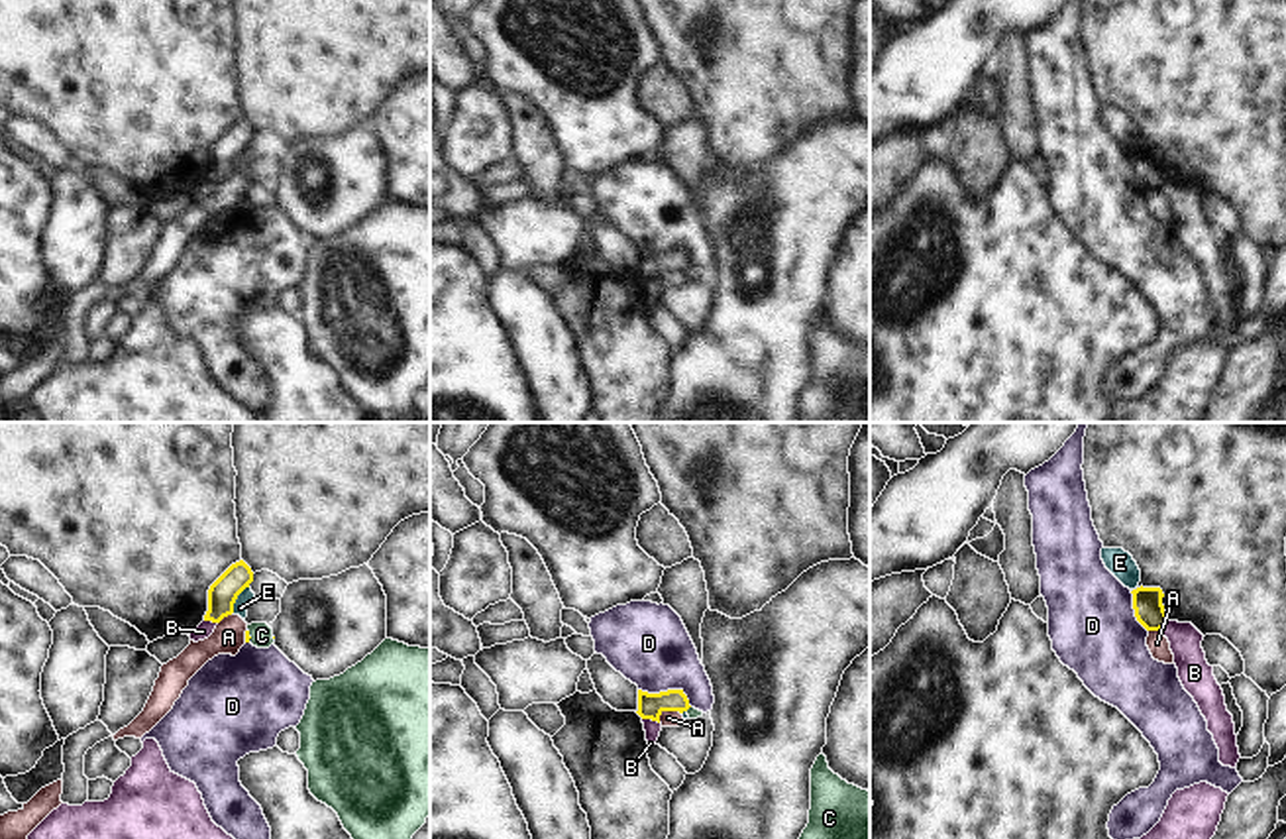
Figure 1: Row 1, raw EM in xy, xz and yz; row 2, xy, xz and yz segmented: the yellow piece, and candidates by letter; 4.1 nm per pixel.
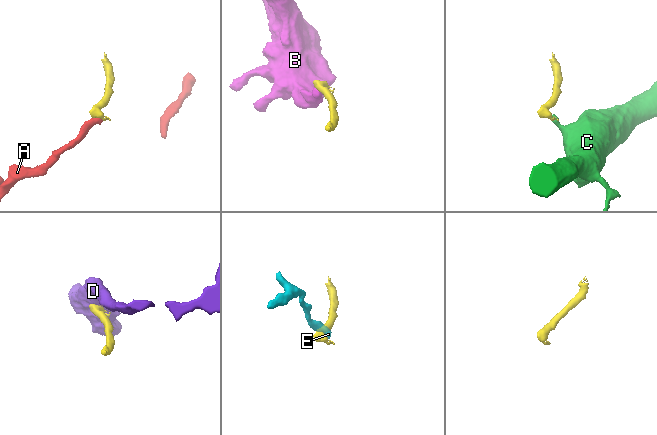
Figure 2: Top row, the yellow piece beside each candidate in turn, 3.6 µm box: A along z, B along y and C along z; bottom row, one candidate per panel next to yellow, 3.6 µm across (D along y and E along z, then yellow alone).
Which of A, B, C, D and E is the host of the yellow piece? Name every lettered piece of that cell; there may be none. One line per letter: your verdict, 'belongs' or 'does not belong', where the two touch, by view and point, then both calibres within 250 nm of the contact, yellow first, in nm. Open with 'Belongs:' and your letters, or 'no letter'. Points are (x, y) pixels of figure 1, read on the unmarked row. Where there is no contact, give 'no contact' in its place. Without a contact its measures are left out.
Belongs: C
A: does not belong; meets yellow in xz at (666, 270); 110 nm thick on the yellow side, 60 nm on the other
B: does not belong; meets yellow in xz at (650, 278); 110 nm thick on the yellow side, 70 nm on the other
C: belongs; meets yellow in xy at (248, 195); 20 nm thick on the yellow side, 100 nm on the other
D: does not belong; meets yellow in xz at (668, 250); 110 nm thick on the yellow side, 320 nm on the other
E: does not belong; meets yellow in xy at (236, 158); 120 nm thick on the yellow side, 60 nm on the other

